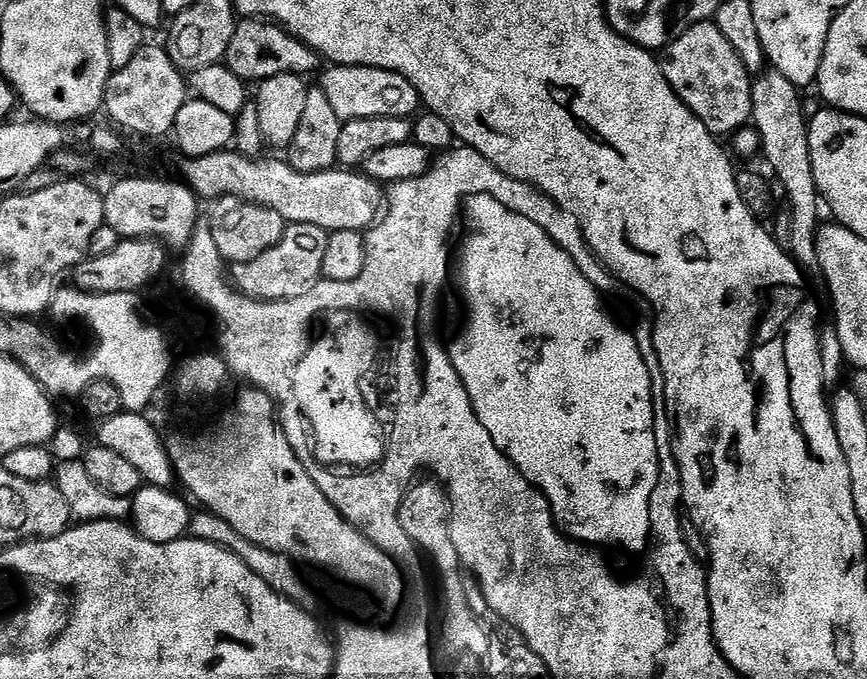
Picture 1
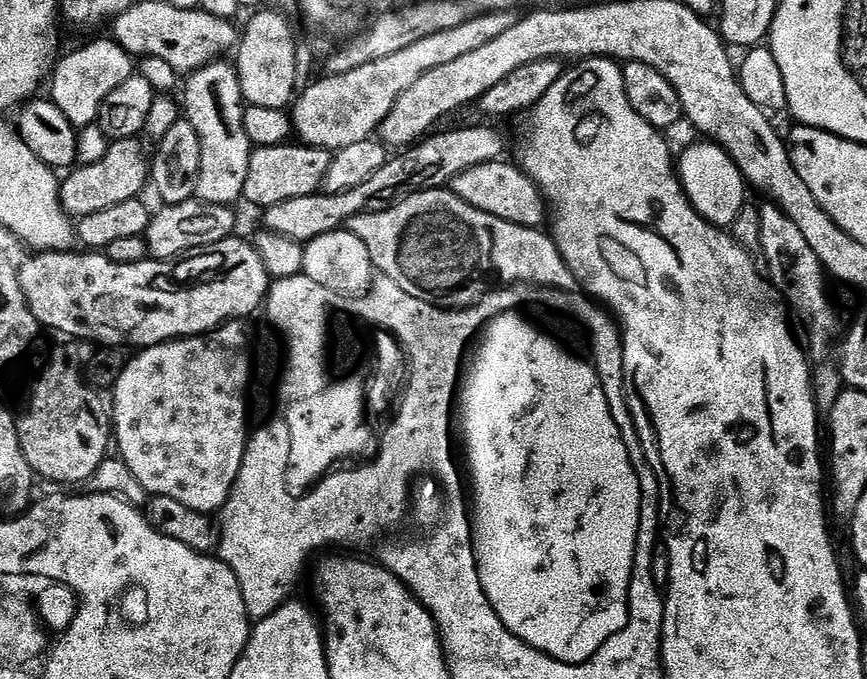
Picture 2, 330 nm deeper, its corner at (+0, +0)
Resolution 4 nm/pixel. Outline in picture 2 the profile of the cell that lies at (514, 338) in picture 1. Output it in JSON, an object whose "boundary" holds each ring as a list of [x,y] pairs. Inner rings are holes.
{"boundary":[[[504,316],[504,320],[496,320],[496,324],[495,324],[495,326],[494,326],[494,327],[493,327],[493,328],[492,328],[492,333],[491,333],[491,334],[489,334],[489,336],[488,336],[488,337],[486,337],[486,339],[484,339],[484,340],[483,340],[483,341],[482,341],[482,343],[481,343],[481,346],[480,346],[480,351],[479,351],[479,352],[480,352],[480,362],[476,362],[476,369],[475,369],[475,370],[472,370],[472,380],[468,380],[468,384],[467,384],[467,386],[466,386],[466,387],[468,387],[468,392],[460,392],[460,393],[461,393],[461,394],[463,394],[463,395],[464,395],[464,424],[465,424],[465,425],[466,425],[466,427],[468,427],[468,448],[472,448],[472,473],[473,473],[473,474],[475,474],[475,476],[476,476],[476,500],[480,500],[480,516],[476,516],[476,552],[480,552],[480,569],[478,569],[478,571],[480,571],[480,572],[484,572],[484,588],[488,588],[488,596],[492,596],[492,604],[496,604],[496,608],[500,608],[500,616],[504,616],[504,620],[508,620],[508,624],[512,624],[512,628],[516,628],[516,632],[520,632],[520,636],[524,636],[524,640],[532,640],[532,644],[540,644],[540,648],[548,648],[548,652],[556,652],[556,656],[564,656],[564,660],[584,660],[584,656],[588,656],[588,652],[596,652],[596,644],[600,644],[600,640],[604,640],[604,636],[612,636],[612,632],[616,632],[616,628],[620,628],[620,624],[624,624],[624,592],[628,592],[628,568],[632,568],[632,544],[636,544],[636,512],[640,512],[640,492],[636,492],[636,476],[632,476],[632,464],[628,464],[628,452],[624,452],[624,448],[625,448],[625,447],[626,447],[626,444],[620,444],[620,440],[621,440],[621,438],[622,438],[622,424],[621,424],[621,421],[619,421],[619,422],[618,422],[618,421],[616,421],[616,416],[617,416],[617,413],[616,413],[616,412],[615,412],[615,411],[614,411],[614,410],[613,410],[613,408],[611,408],[611,407],[610,407],[610,406],[605,406],[605,405],[604,405],[604,395],[605,395],[605,394],[606,394],[606,393],[607,393],[607,392],[608,392],[608,388],[607,388],[607,387],[606,387],[606,384],[603,384],[603,382],[602,382],[602,381],[600,381],[600,380],[603,380],[603,379],[602,379],[602,376],[601,376],[601,373],[599,373],[599,372],[597,372],[597,371],[596,371],[596,369],[595,369],[595,367],[593,367],[593,365],[592,365],[592,364],[591,364],[591,363],[589,363],[589,361],[588,361],[588,360],[587,360],[587,359],[584,359],[584,358],[581,358],[581,357],[580,357],[580,356],[579,356],[579,355],[577,355],[577,353],[576,353],[576,352],[575,352],[575,351],[573,351],[573,352],[571,352],[571,354],[570,354],[570,355],[569,355],[569,356],[564,356],[564,352],[560,352],[560,348],[556,348],[556,344],[552,344],[552,340],[544,340],[544,336],[540,336],[540,335],[538,335],[538,330],[533,330],[533,329],[532,329],[532,328],[528,328],[528,324],[524,324],[524,323],[523,323],[523,322],[522,322],[522,321],[520,321],[520,320],[516,320],[516,316]]]}

